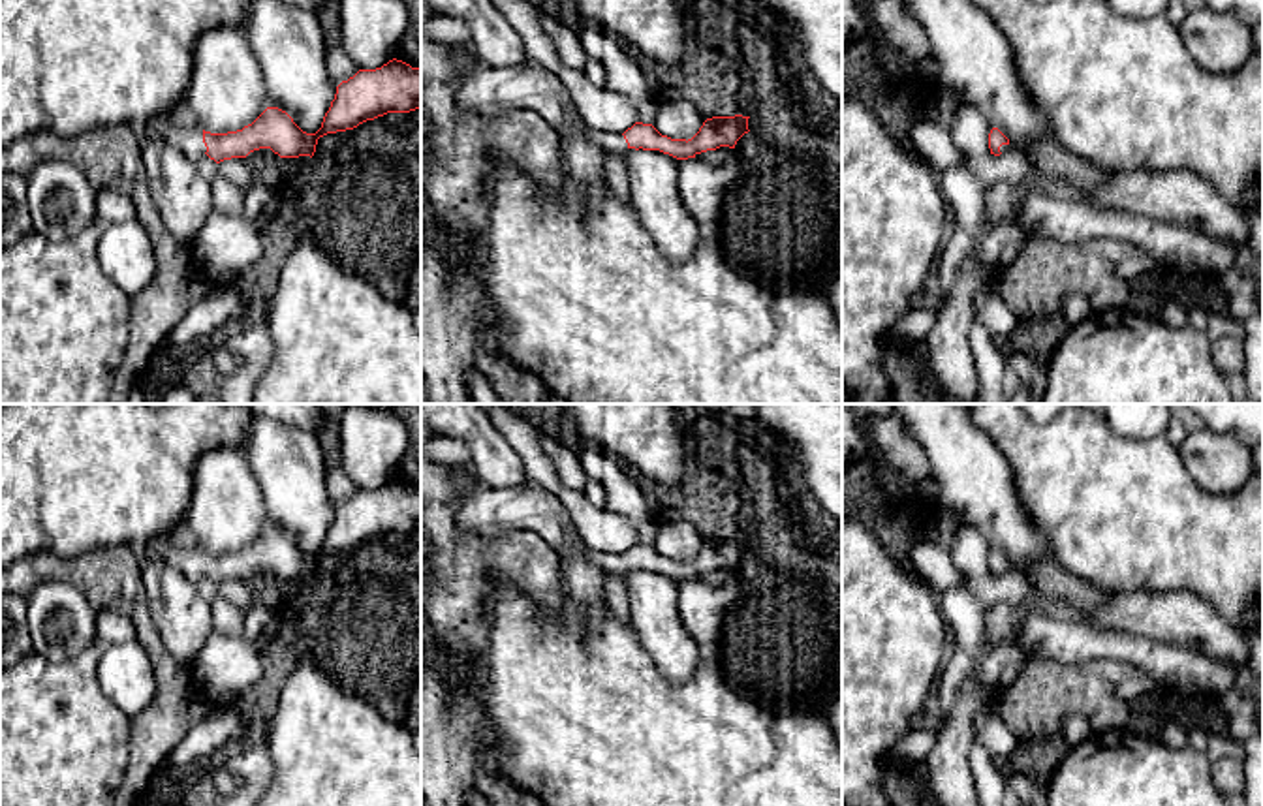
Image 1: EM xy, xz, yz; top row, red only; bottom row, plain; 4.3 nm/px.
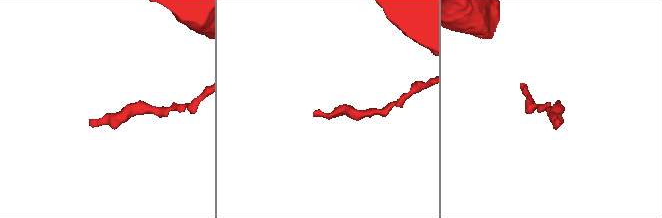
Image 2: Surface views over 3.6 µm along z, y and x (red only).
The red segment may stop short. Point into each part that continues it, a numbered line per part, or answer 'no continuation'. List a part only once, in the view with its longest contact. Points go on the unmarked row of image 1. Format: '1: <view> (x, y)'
1: xy (190, 562)

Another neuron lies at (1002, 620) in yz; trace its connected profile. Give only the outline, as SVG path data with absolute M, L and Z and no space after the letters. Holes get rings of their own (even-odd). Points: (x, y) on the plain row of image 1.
M1002 599L992 605L987 605L983 612L987 643L1017 643L1021 624L1032 612L1043 614L1036 609L1036 605L1028 601L1011 603Z

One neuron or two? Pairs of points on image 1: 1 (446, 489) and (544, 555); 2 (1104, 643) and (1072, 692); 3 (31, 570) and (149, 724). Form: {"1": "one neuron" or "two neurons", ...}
{"1": "one neuron", "2": "two neurons", "3": "one neuron"}

